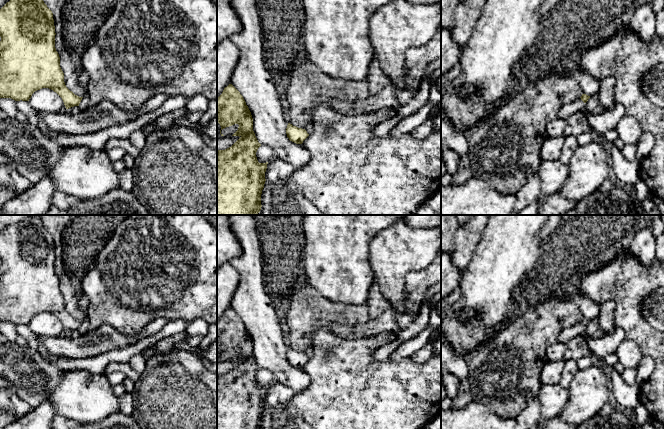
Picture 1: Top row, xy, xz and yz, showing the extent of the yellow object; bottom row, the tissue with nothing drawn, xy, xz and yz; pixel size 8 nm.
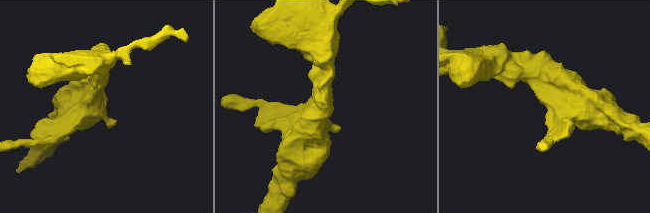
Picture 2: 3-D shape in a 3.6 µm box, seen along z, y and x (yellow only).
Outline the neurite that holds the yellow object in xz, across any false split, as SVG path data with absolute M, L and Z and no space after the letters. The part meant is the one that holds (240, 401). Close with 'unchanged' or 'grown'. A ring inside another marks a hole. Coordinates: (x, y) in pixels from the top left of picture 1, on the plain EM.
M232 308L217 322L217 346L221 354L238 348L238 354L232 360L240 361L231 371L217 374L217 429L261 429L268 386L257 384L256 376L261 368L253 355L253 342L243 320Z | unchanged

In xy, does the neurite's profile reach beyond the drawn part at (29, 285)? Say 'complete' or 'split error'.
complete

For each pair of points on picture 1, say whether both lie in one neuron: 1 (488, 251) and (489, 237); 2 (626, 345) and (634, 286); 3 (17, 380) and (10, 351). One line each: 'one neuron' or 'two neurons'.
1: one neuron
2: two neurons
3: one neuron

